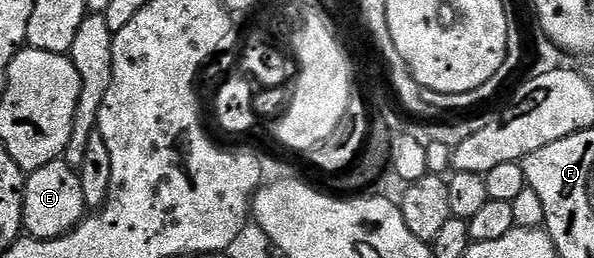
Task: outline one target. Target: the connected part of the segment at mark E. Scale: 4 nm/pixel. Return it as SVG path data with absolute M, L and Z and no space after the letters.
M66 160L50 162L45 168L37 168L26 175L23 183L23 230L32 238L49 240L70 234L88 213L85 196L81 193L81 180L76 167L70 166Z

